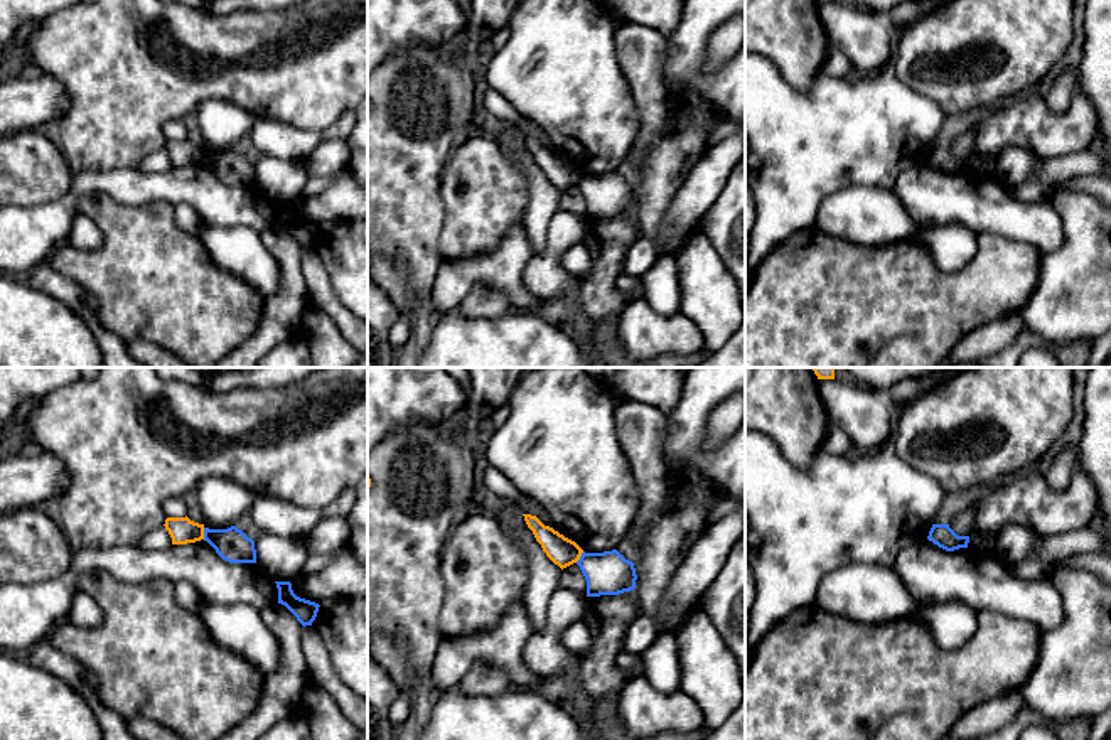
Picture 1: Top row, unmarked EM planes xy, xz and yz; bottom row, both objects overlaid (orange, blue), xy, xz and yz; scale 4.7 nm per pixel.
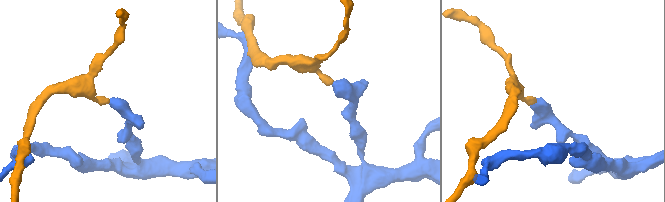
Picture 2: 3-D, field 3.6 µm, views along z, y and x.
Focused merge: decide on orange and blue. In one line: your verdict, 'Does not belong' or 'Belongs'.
Does not belong

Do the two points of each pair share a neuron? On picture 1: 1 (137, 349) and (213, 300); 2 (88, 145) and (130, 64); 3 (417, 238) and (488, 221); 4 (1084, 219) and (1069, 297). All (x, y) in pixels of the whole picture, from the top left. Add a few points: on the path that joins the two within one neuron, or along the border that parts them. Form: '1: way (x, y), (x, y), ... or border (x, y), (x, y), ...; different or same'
1: border (128, 341), (152, 341), (167, 349); different
2: way (107, 125), (115, 117), (123, 85); same
3: border (439, 193), (442, 204), (439, 253), (444, 258); different
4: way (1084, 238), (1084, 278); same

